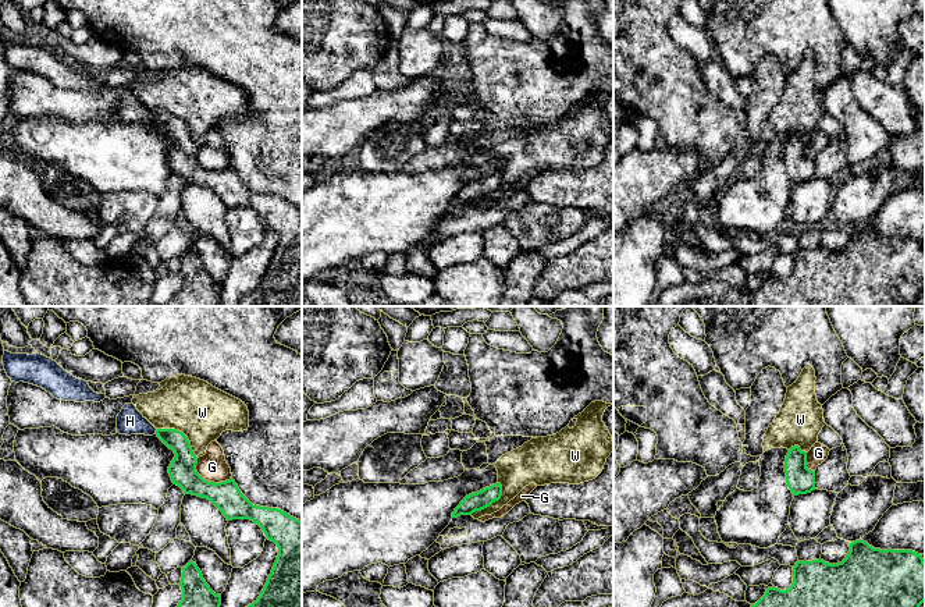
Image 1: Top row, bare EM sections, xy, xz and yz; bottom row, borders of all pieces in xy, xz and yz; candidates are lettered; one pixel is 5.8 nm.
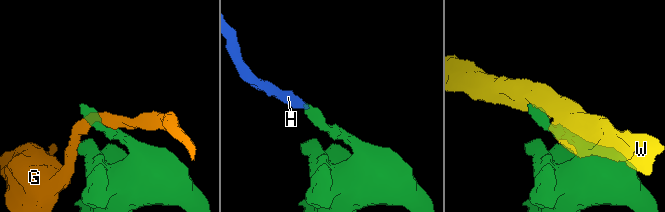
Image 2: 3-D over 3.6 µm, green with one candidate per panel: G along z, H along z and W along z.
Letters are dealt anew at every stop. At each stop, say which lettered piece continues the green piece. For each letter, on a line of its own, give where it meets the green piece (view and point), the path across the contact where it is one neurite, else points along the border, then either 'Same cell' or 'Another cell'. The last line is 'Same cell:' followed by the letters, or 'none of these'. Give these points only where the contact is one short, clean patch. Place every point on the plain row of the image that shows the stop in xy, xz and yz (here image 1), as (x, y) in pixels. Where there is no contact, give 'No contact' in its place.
G: Touches green at xy (206, 169). Another cell
H: Touches green at xy (156, 120). Path across: xy (184, 153), (184, 141), (156, 120), (130, 109). Same cell
W: Touches green at xy (182, 121). Boundary: xy (157, 116), (178, 117), (198, 145). Another cell
Same cell: H

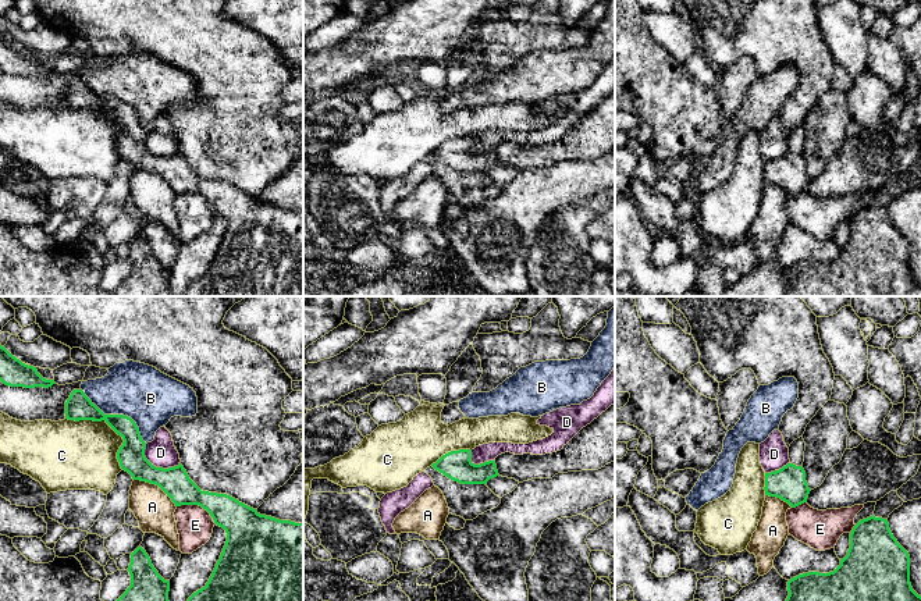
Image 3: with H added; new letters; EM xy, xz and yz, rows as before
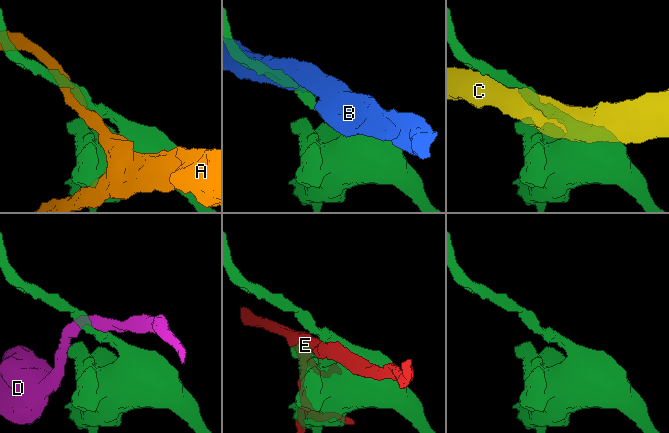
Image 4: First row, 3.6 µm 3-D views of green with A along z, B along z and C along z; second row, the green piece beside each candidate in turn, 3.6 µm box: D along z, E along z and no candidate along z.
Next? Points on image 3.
A: Touches green at xy (156, 173). Another cell
B: Touches green at xy (117, 103). Boundary: xy (81, 77), (105, 102), (127, 103), (146, 131). Another cell
C: Touches green at xy (110, 114). Another cell
D: Touches green at xy (155, 155). Another cell
E: Touches green at xy (198, 192). Another cell
Same cell: none of these

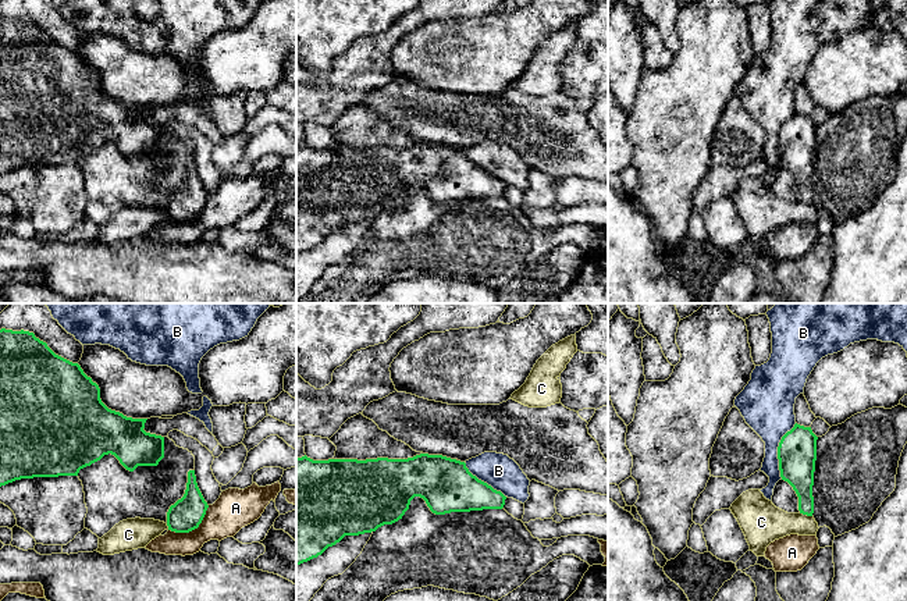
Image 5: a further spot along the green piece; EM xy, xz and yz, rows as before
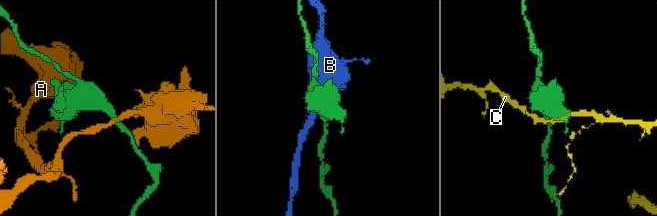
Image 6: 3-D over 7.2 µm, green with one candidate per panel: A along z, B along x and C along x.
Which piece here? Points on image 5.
A: Touches green at xy (194, 217). Boundary: xy (209, 194), (202, 210), (196, 216), (188, 220), (169, 219). Another cell
B: Touches green at yz (778, 139). Another cell
C: Touches green at yz (806, 202). Boundary: yz (799, 201), (811, 205). Another cell
Same cell: none of these

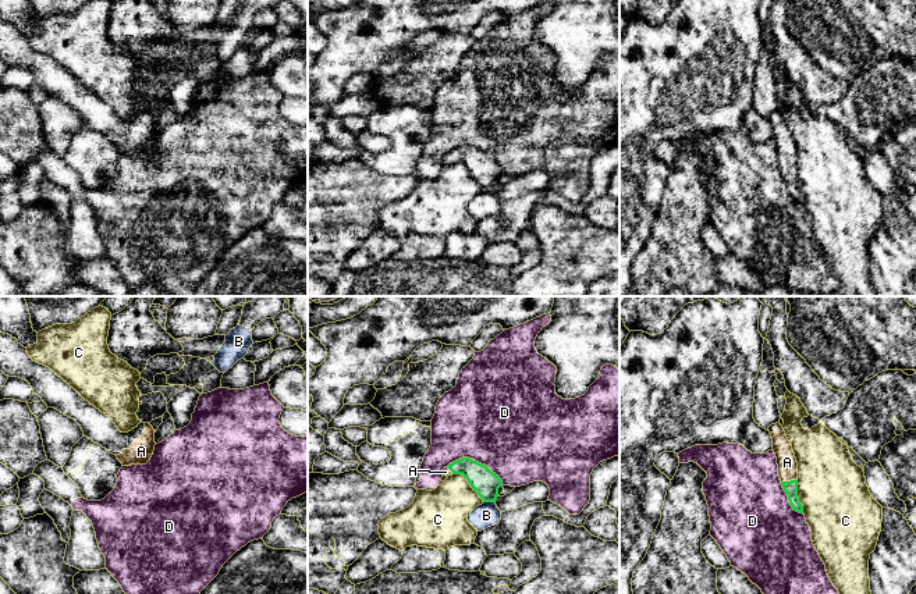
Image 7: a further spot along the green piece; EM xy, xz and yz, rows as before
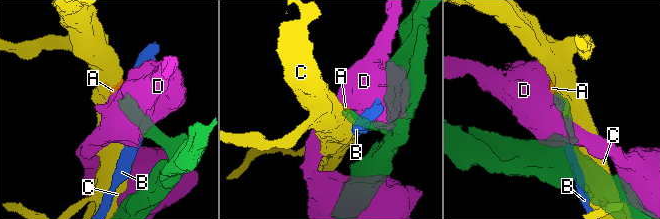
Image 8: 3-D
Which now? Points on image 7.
A: Touches green at yz (788, 170). Path across: yz (790, 175), (788, 170), (787, 150). Same cell
B: Touches green at xz (489, 189). Another cell
C: Touches green at xz (469, 171). Another cell
D: Touches green at xz (475, 149). Another cell
Same cell: A

